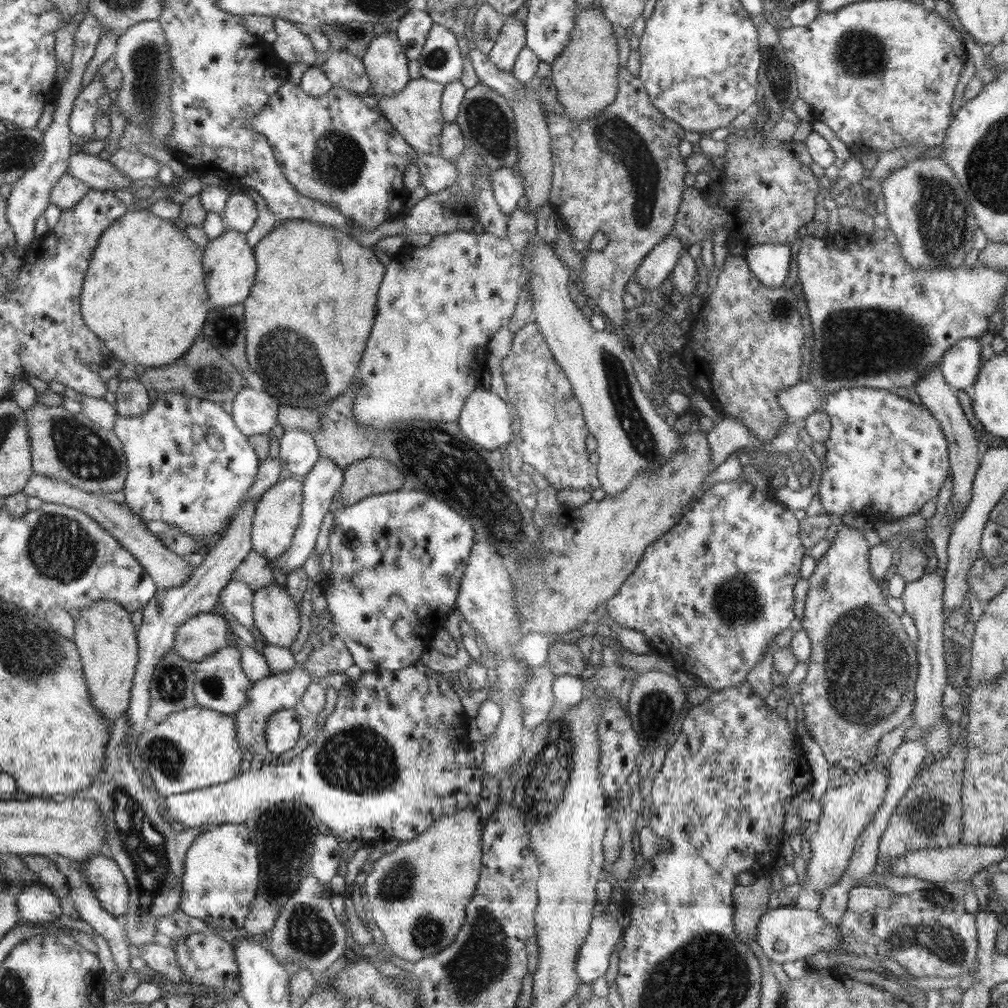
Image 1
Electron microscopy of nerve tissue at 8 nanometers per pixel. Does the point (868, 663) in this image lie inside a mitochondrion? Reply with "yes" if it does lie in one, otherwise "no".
yes

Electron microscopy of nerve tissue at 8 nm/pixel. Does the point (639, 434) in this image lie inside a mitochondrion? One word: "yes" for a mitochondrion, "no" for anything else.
yes

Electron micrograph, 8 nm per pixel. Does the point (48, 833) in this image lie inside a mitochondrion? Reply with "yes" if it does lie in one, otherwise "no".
no

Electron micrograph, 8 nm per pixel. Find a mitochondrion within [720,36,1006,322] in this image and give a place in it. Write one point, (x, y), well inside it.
(942, 217)

